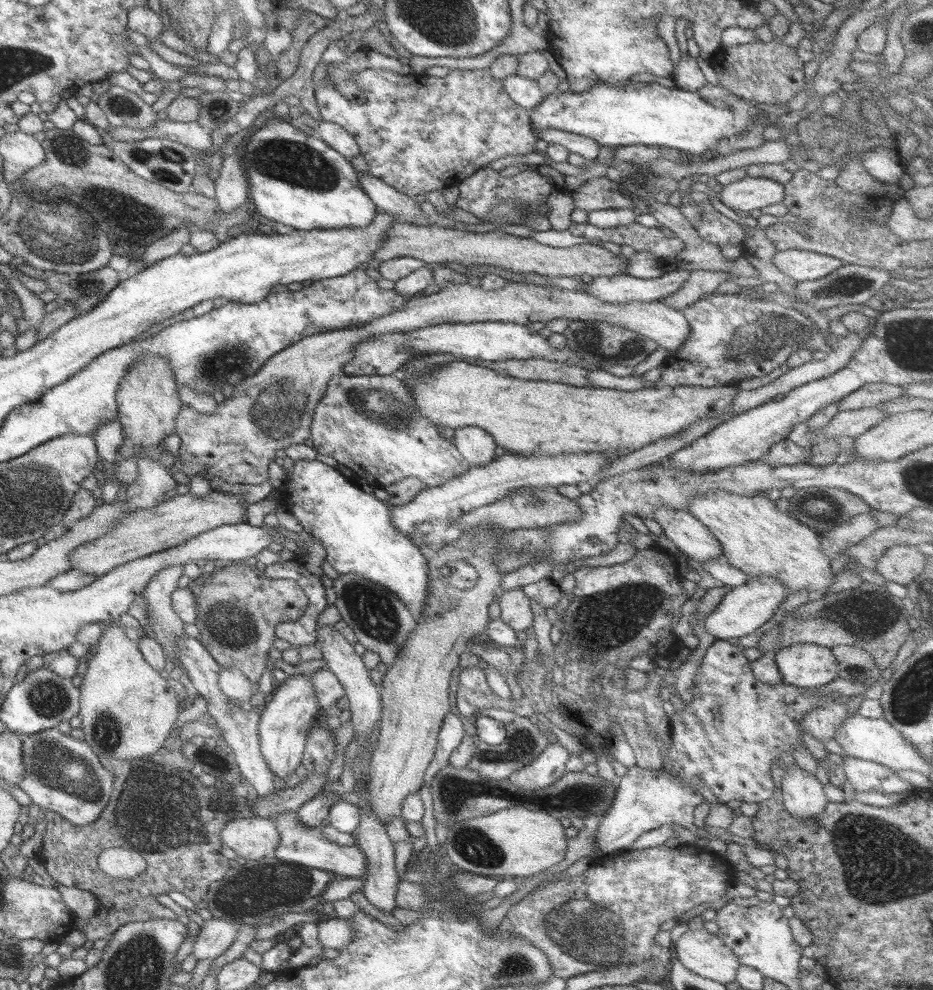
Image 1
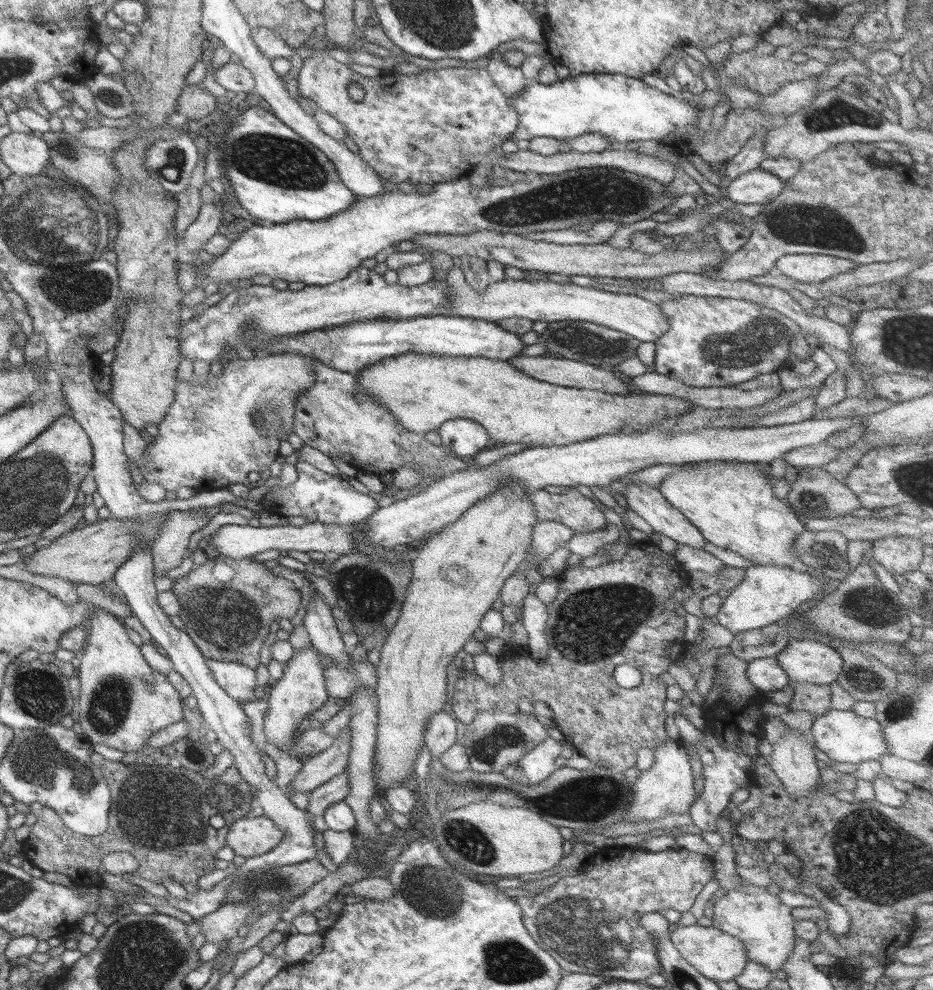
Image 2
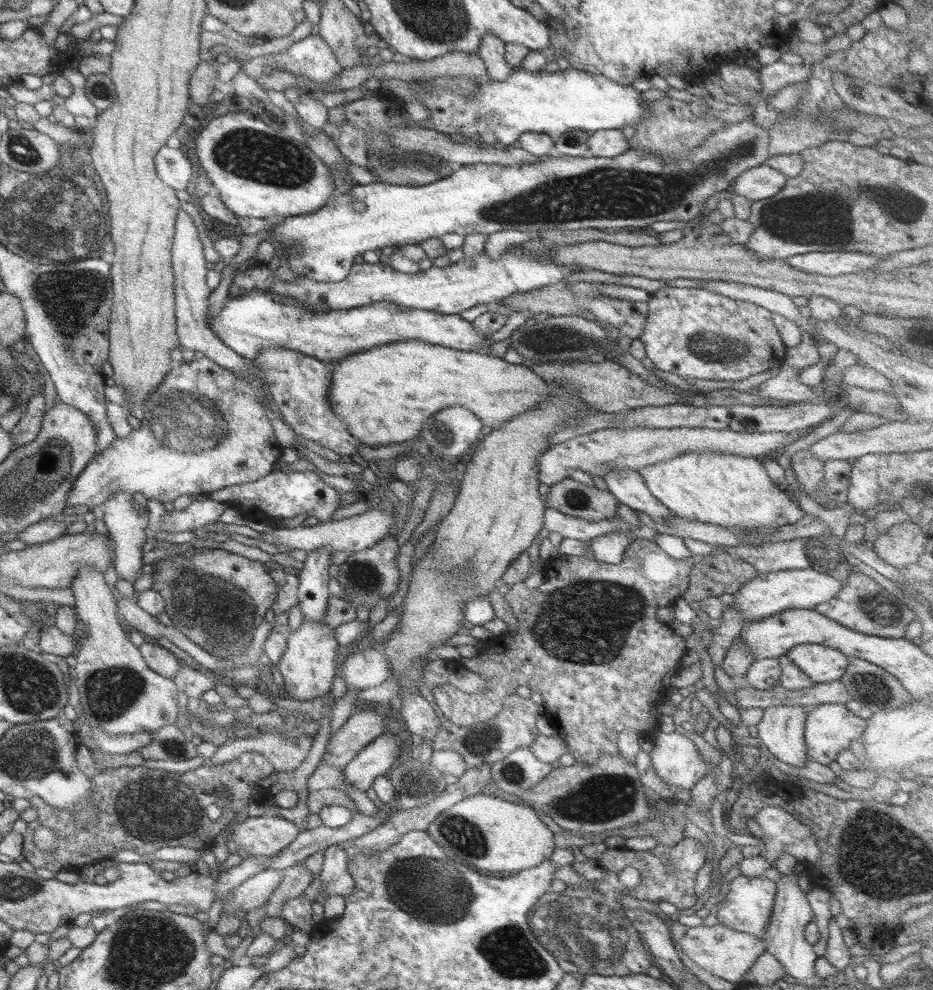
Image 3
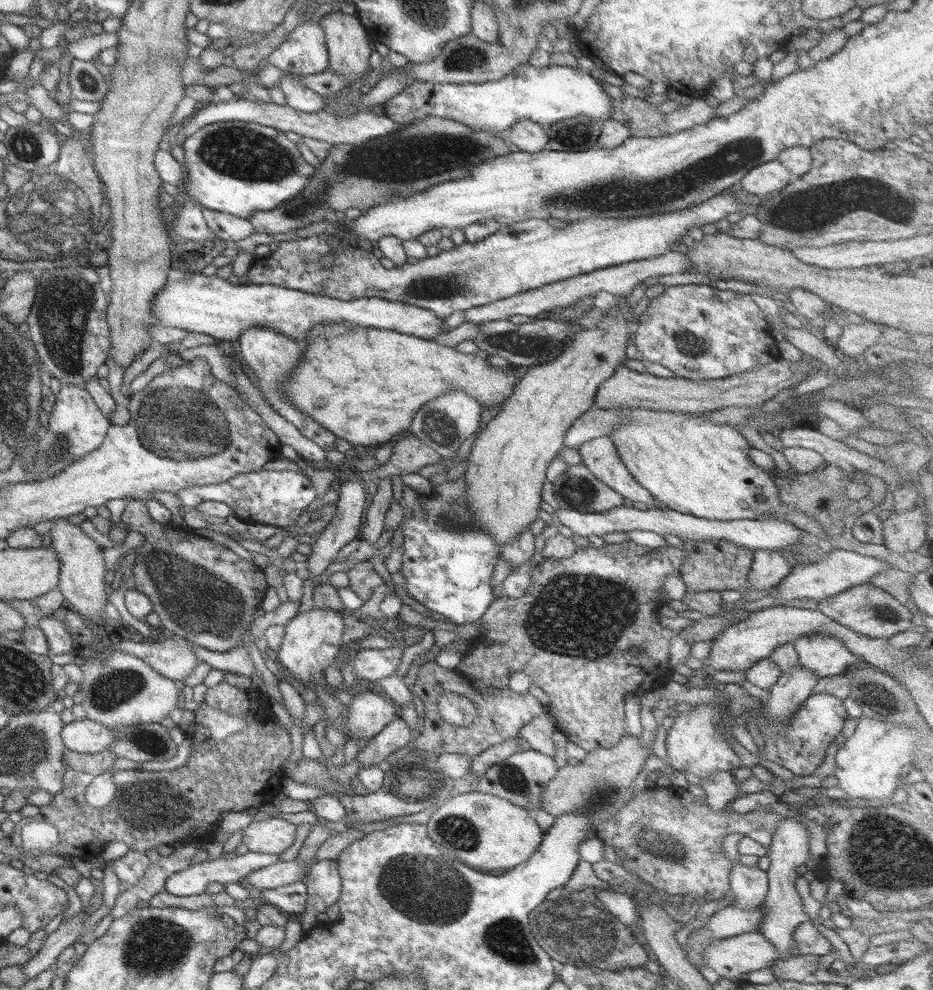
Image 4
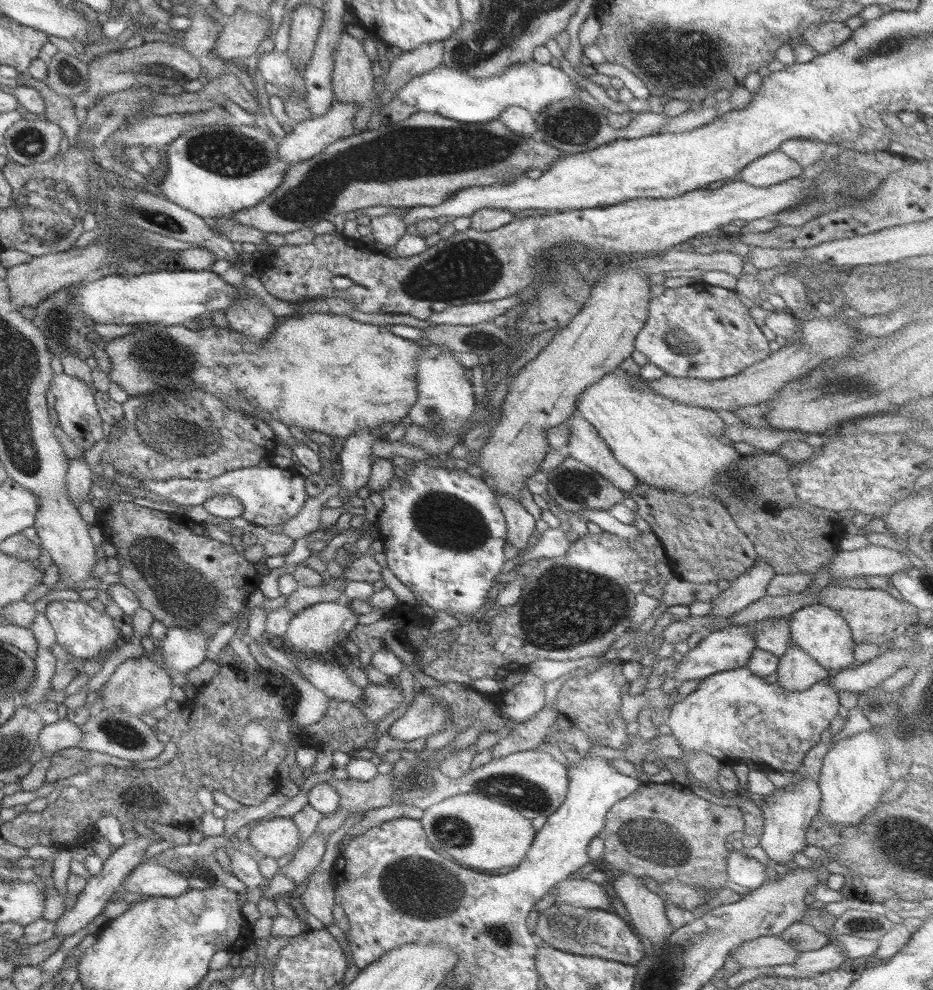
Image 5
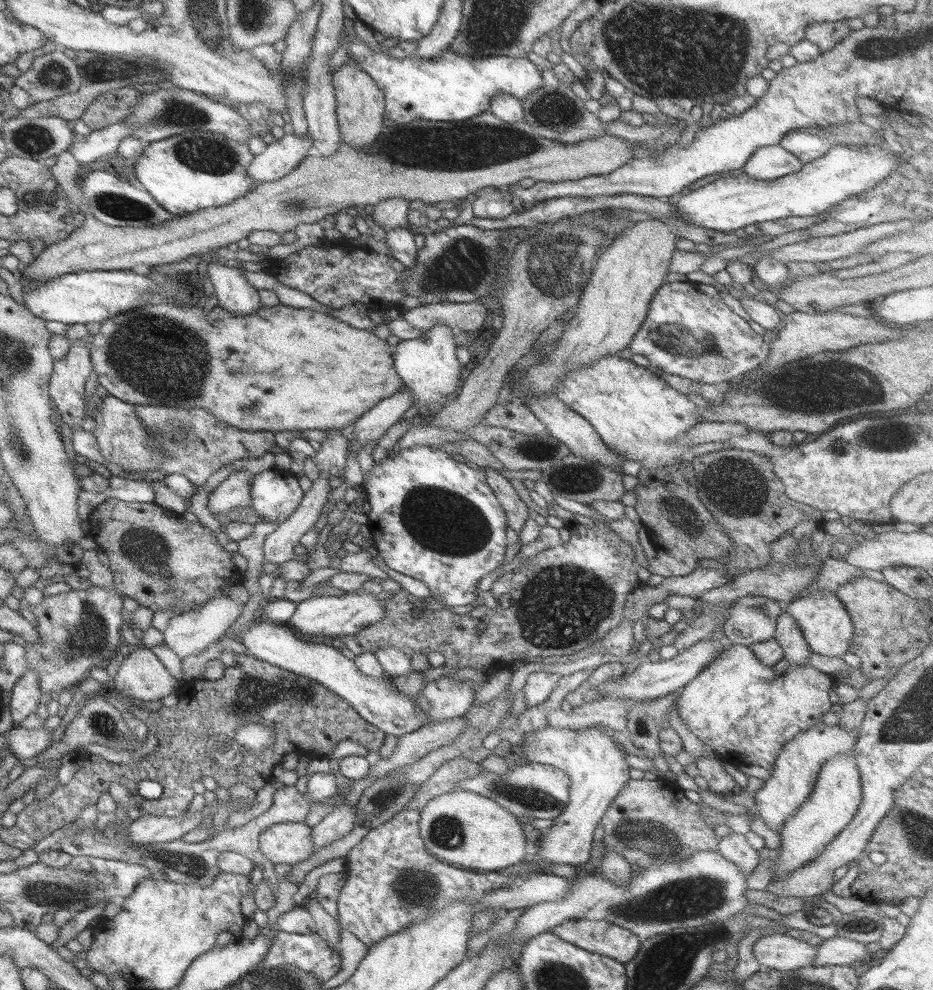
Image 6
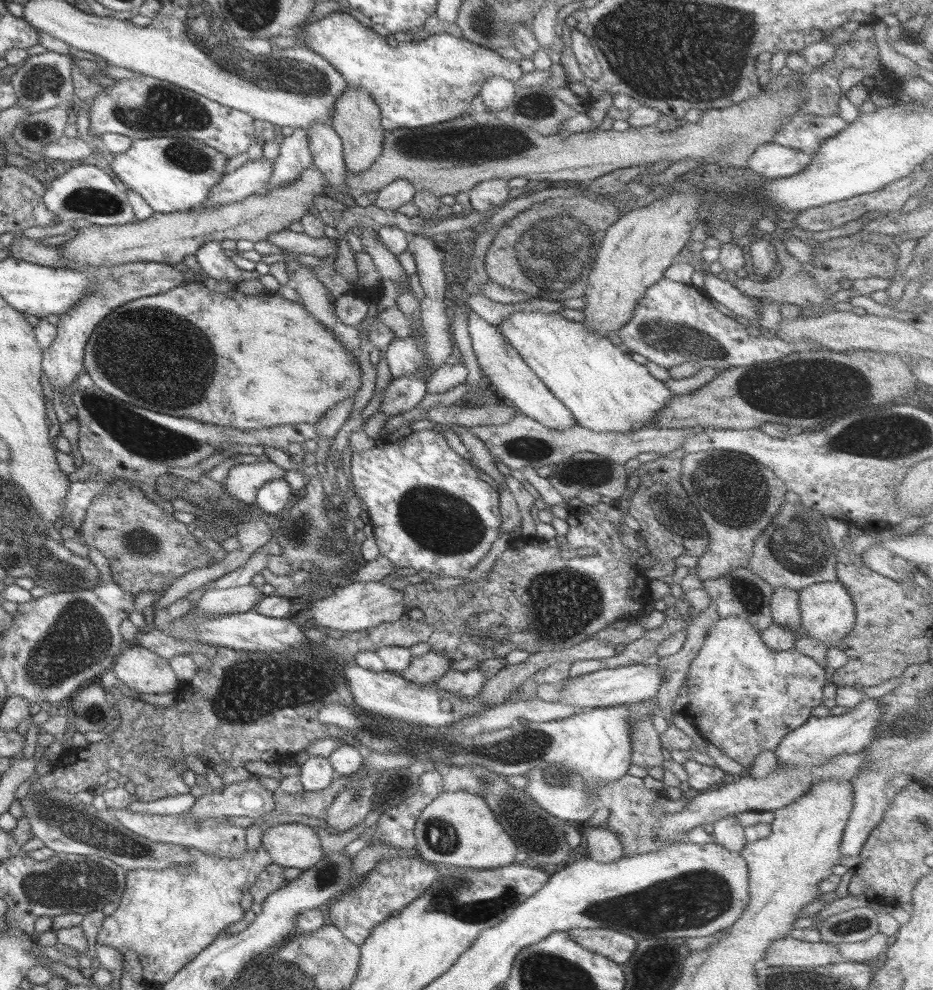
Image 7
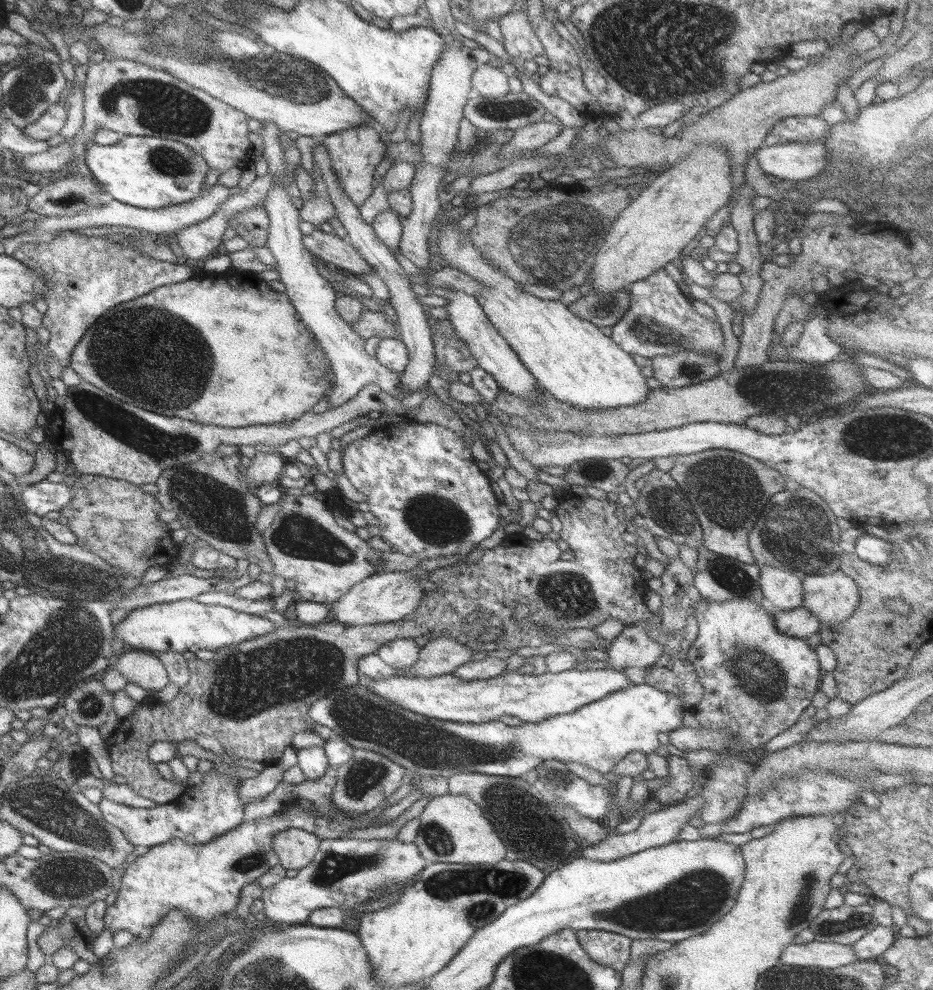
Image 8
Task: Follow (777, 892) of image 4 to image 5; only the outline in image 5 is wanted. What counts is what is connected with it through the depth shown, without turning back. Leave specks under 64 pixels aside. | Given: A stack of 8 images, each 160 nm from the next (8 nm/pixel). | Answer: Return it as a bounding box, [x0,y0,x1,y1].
[758,776,820,865]

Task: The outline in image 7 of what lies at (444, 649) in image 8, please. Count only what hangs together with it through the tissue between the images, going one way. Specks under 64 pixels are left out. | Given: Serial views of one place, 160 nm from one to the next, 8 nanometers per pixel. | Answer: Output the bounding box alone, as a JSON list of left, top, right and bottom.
[400,650,449,685]

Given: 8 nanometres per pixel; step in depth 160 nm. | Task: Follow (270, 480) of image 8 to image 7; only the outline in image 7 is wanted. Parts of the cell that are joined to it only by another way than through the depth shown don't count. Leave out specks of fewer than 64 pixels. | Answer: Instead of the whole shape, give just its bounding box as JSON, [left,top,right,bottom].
[223,458,284,504]

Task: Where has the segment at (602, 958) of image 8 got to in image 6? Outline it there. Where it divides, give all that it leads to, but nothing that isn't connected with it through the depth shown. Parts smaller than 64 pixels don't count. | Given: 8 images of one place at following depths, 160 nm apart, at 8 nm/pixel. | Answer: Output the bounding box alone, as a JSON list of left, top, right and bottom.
[550,920,640,964]

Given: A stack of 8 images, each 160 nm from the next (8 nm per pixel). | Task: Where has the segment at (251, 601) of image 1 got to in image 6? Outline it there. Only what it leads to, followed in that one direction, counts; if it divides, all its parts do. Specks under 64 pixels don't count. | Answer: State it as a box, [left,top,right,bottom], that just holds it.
[85,498,242,615]

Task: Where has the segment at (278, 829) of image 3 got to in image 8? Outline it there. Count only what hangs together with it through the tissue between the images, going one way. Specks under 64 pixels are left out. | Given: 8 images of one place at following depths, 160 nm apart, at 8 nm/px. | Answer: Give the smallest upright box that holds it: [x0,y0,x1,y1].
[271,828,319,871]

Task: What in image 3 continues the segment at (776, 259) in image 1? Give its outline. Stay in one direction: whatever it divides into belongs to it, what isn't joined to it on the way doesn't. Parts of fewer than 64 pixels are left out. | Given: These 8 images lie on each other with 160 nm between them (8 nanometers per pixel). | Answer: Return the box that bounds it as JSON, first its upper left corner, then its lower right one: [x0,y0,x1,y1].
[786,252,877,276]

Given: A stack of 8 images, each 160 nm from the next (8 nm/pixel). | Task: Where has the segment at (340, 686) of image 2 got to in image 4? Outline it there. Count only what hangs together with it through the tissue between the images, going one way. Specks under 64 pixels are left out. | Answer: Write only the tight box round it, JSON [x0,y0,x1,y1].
[350,646,403,684]

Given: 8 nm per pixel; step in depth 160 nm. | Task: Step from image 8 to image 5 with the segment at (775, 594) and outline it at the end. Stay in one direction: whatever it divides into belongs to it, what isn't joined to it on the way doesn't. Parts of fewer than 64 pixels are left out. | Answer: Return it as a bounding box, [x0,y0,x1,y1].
[776,638,830,692]

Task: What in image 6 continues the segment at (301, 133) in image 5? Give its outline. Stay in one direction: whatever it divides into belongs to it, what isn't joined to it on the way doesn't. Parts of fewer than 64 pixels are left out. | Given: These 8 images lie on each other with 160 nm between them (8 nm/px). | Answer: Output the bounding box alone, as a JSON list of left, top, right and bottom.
[247,134,311,188]

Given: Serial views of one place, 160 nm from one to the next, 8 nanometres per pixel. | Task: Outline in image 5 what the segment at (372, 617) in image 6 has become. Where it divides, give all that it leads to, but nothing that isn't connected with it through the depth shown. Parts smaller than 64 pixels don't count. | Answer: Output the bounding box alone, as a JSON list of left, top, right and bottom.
[280,601,357,658]

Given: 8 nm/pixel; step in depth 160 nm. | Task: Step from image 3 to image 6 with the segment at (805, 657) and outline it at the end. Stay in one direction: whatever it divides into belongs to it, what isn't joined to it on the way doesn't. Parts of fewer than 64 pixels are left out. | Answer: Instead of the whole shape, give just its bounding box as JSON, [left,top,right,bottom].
[786,590,852,657]

